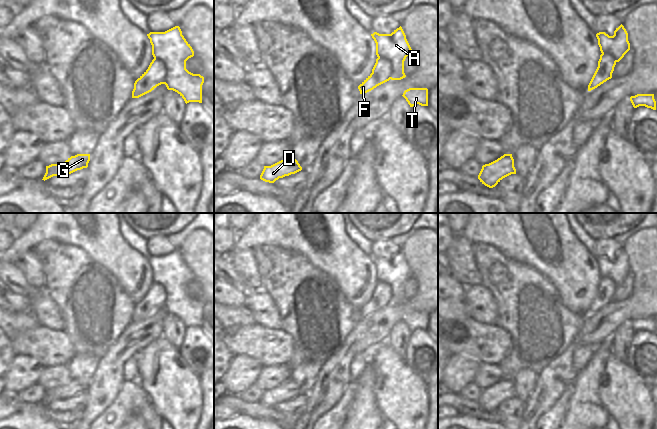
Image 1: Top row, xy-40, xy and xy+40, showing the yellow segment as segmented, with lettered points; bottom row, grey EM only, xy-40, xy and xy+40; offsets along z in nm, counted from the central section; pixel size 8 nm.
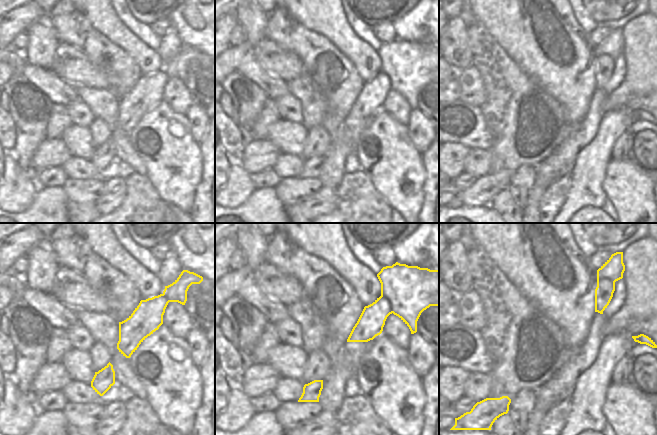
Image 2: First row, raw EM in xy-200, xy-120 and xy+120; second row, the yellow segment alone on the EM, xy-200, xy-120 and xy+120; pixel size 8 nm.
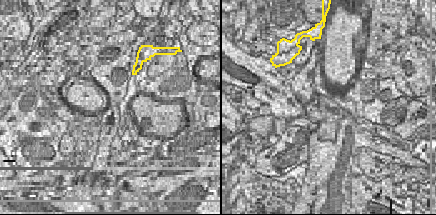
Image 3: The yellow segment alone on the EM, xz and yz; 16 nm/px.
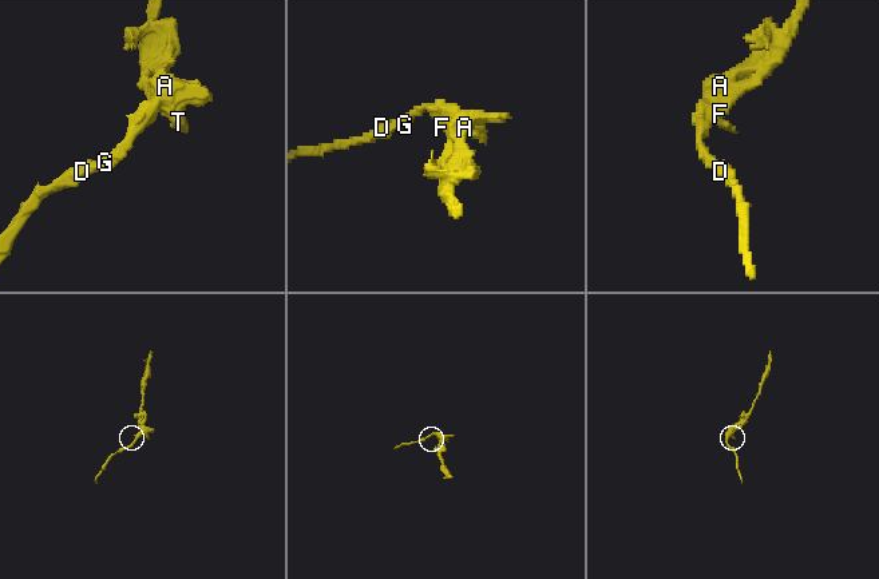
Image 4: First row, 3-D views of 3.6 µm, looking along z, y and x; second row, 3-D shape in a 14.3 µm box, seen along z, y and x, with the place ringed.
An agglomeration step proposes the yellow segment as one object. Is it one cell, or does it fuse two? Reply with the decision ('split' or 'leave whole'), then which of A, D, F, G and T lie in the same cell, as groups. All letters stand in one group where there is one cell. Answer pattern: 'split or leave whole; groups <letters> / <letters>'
split; groups A T / D F G

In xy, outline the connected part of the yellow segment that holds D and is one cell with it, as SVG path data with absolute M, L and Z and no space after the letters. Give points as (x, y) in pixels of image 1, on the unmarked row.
M289 380L271 390L264 390L260 403L265 406L274 407L279 402L295 398L301 394L302 391L298 385L293 380Z

